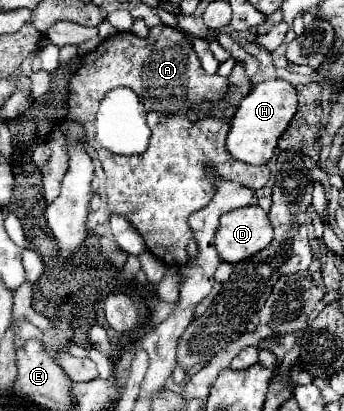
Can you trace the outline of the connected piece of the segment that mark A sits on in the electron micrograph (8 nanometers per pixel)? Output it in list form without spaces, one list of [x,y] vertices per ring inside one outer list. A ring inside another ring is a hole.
[[[157,25],[149,31],[147,39],[139,39],[133,33],[117,33],[115,37],[105,39],[95,51],[87,53],[82,62],[69,83],[69,109],[64,120],[83,123],[85,143],[99,153],[105,171],[107,211],[111,215],[127,217],[143,237],[147,251],[167,267],[181,271],[189,263],[187,243],[193,239],[187,219],[213,197],[213,185],[207,181],[203,165],[209,163],[225,179],[233,179],[251,189],[267,185],[271,171],[267,167],[241,163],[229,155],[225,149],[225,137],[229,133],[227,121],[215,117],[199,121],[187,119],[187,109],[193,103],[203,99],[223,99],[227,93],[227,79],[209,77],[201,69],[189,39],[175,27]],[[117,85],[133,89],[147,111],[151,139],[141,155],[115,155],[103,149],[97,141],[95,119],[99,103]]]

